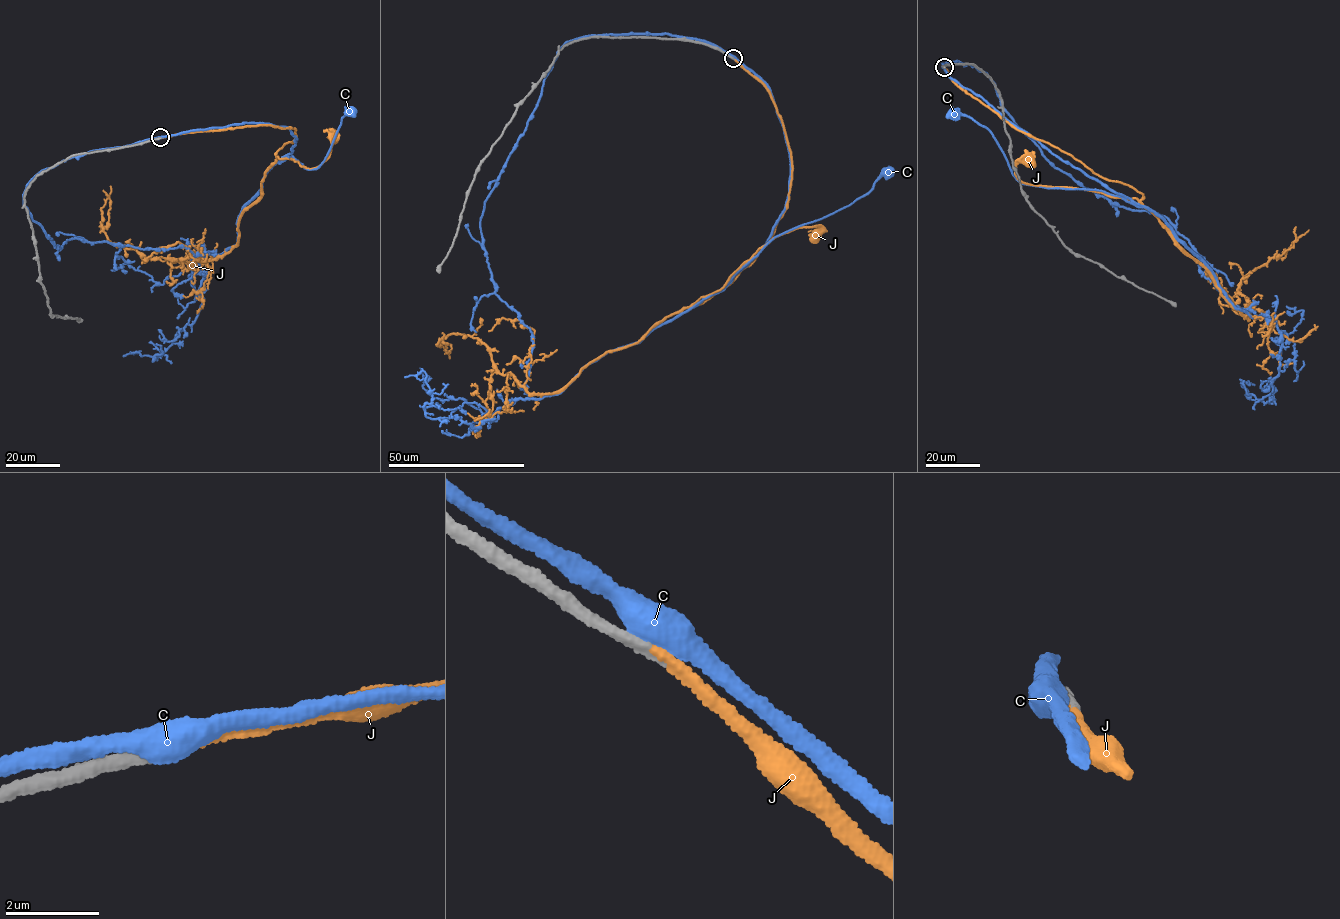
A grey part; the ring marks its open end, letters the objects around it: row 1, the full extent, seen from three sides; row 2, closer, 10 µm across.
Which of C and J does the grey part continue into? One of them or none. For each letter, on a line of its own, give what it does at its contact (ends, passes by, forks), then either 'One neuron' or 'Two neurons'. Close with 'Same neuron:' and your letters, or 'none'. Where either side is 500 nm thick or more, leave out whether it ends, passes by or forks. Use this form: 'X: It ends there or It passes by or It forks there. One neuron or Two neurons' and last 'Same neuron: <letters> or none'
C: Two neurons
J: It ends there. One neuron
Same neuron: J

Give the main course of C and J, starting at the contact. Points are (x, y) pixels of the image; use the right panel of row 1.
C: (944, 67), (1051, 152), (1125, 198), (1022, 183), (991, 131), (953, 113)
J: (944, 68), (1018, 130), (1142, 198), (1022, 182), (1016, 165), (1031, 161)

